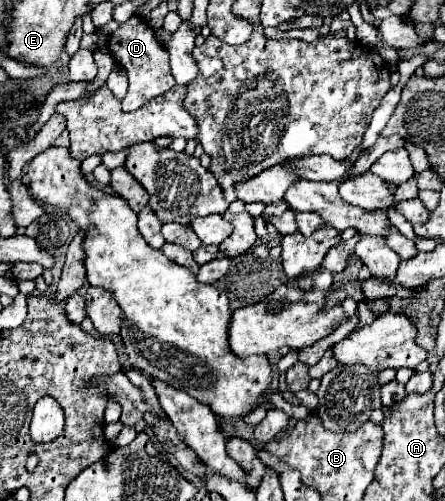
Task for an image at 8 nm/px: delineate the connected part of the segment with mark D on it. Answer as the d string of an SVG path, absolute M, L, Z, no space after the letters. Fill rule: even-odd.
M132 16L128 22L120 24L120 28L110 34L110 52L116 56L114 58L116 64L126 68L128 80L130 80L128 94L122 100L122 110L134 112L146 102L150 102L150 98L156 98L174 86L174 76L170 74L170 62L168 62L166 48L154 36L154 30L146 24L144 18Z

